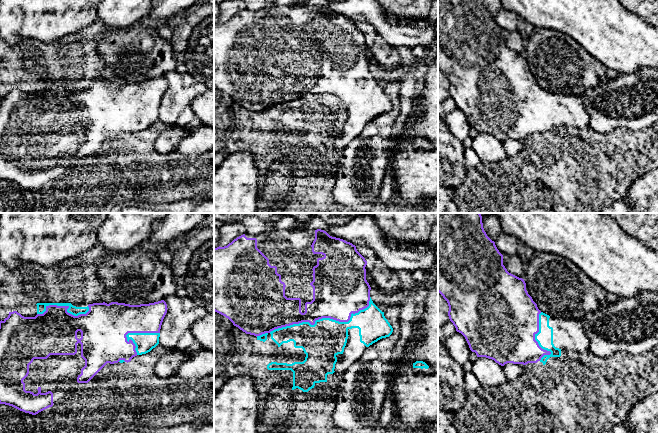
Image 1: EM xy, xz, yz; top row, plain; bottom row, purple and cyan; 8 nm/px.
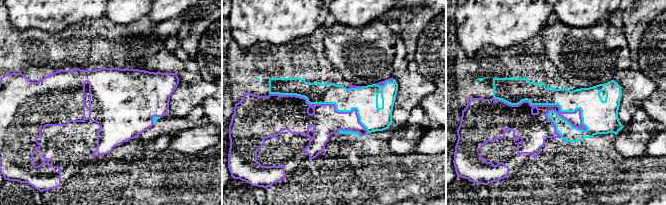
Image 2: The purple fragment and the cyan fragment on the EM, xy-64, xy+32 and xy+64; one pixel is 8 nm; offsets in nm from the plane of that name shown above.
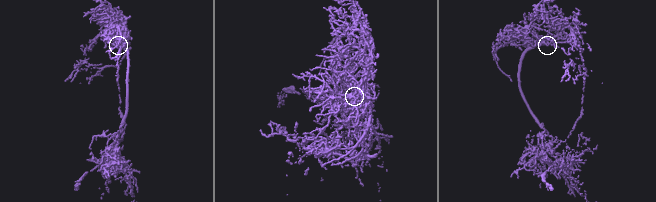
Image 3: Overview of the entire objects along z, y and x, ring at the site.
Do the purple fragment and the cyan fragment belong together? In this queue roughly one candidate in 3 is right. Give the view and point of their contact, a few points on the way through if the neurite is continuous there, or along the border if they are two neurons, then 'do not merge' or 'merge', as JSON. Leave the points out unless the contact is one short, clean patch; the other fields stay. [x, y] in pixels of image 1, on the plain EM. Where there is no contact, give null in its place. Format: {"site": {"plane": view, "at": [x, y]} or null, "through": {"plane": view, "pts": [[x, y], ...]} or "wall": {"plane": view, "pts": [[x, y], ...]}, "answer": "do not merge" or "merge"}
{"site": {"plane": "xz", "at": [323, 93]}, "answer": "merge"}

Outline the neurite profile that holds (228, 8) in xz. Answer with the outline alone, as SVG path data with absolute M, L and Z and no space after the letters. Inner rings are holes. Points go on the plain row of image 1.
M223 0L219 4L220 14L218 21L220 23L227 22L237 13L246 10L246 4L244 0Z

